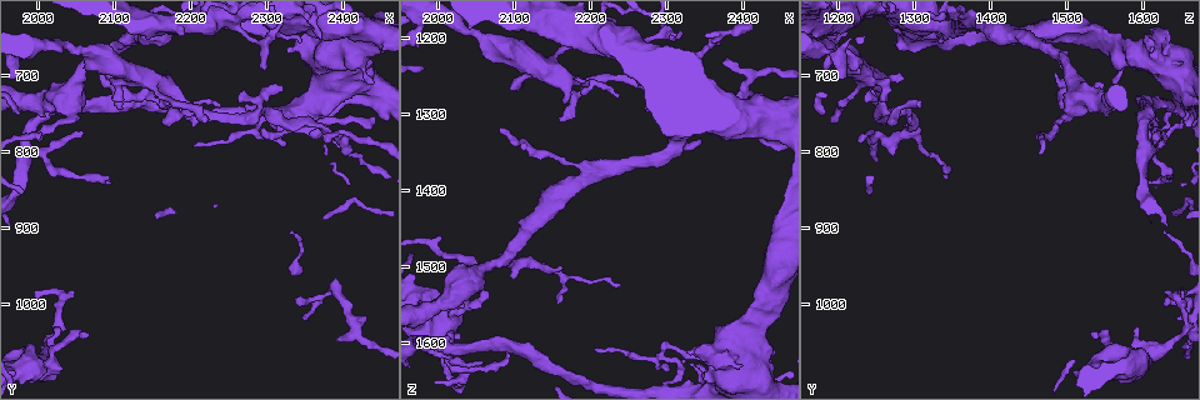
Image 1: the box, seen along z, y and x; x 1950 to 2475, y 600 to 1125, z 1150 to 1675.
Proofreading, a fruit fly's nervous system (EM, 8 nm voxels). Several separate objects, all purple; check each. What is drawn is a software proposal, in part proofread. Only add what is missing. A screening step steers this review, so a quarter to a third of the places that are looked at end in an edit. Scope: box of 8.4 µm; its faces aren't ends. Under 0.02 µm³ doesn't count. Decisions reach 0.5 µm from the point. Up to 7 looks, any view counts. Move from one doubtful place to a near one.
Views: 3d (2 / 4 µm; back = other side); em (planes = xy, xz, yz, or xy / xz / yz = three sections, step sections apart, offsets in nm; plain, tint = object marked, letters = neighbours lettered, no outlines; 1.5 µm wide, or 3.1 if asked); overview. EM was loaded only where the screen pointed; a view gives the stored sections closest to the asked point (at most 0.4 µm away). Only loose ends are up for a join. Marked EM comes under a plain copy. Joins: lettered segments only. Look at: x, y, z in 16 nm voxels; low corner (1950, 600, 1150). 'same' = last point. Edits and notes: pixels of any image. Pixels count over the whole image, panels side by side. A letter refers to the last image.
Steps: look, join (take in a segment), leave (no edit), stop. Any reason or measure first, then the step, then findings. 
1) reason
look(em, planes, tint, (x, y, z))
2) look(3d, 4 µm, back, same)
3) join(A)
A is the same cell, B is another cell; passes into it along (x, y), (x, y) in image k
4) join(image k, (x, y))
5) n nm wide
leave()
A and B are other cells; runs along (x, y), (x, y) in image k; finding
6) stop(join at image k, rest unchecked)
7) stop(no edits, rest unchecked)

thick end
look(3d, 2 µm, (2445, 710, 1565))

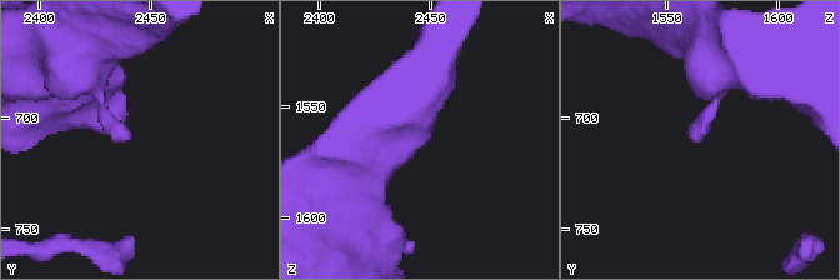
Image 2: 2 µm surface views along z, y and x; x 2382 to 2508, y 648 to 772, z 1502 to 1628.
look(em, planes, letters, (2442, 709, 1561))

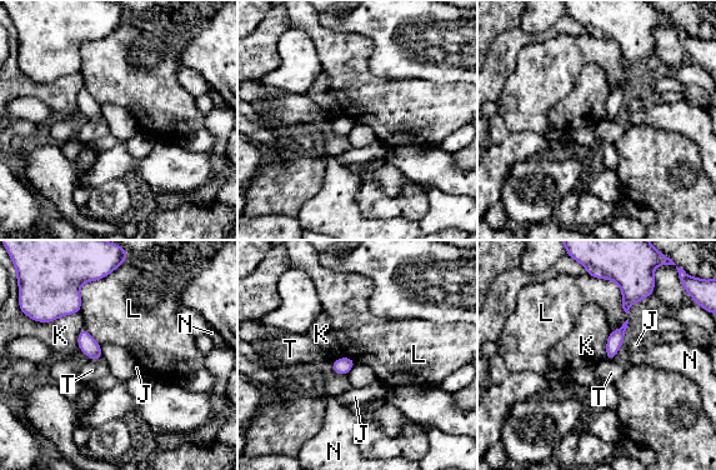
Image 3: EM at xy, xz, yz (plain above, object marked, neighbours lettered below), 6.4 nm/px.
leave()
J, K, L, N and T are other cells; none of them fits

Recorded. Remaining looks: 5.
thin end
look(3d, 2 µm, back, (2065, 1040, 1535))

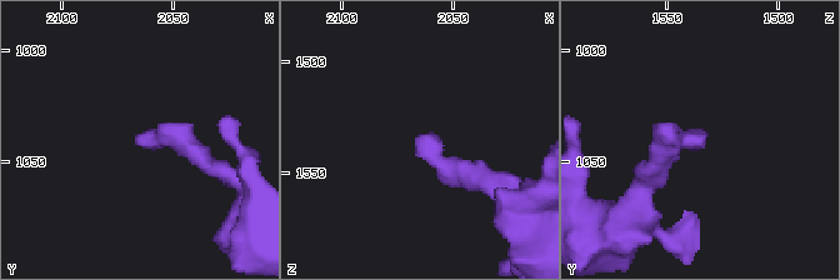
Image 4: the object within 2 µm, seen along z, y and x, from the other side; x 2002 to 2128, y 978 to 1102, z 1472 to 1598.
shape alone is not enough
look(em, yz, step 8, tint, (2066, 1039, 1533))

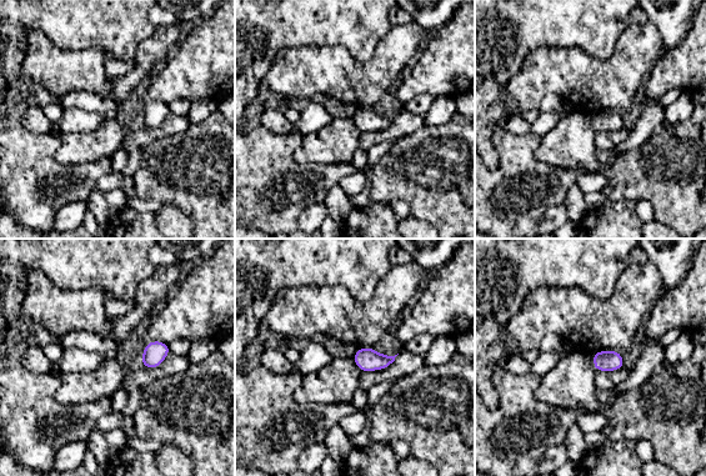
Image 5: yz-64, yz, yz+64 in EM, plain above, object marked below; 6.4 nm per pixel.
look(em, planes, letters, same)

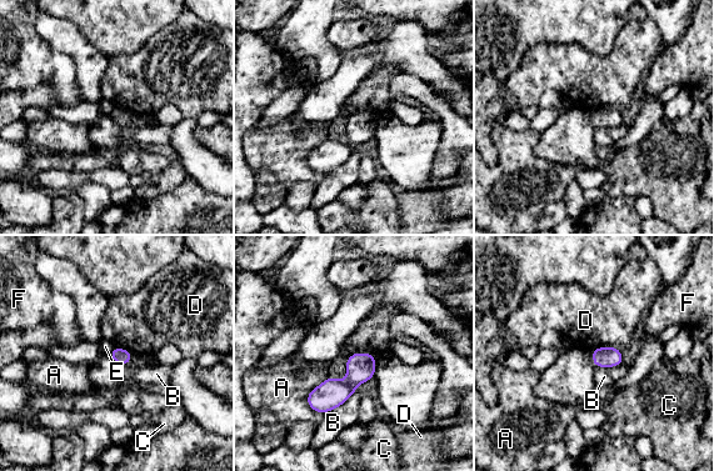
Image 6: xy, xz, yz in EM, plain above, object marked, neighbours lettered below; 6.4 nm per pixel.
100 nm wide
leave()
A, B, C, D, E and F are other cells; border along (619, 347), (597, 346), (590, 351) in image 6; no lettered segment goes on from it

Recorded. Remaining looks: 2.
an open end
look(3d, 4 µm, (2170, 700, 1285))

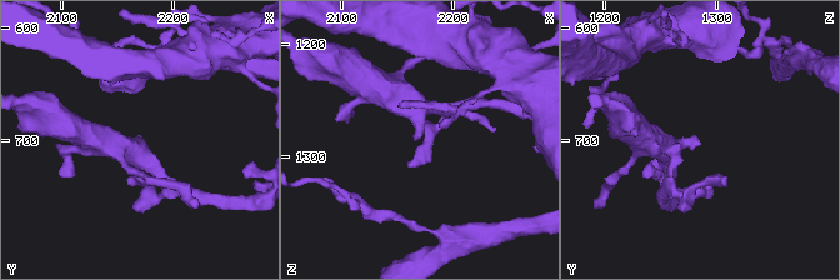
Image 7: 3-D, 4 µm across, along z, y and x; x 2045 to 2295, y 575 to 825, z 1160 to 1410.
arms of 220, 360 nm
look(em, planes, letters, (2170, 696, 1284))

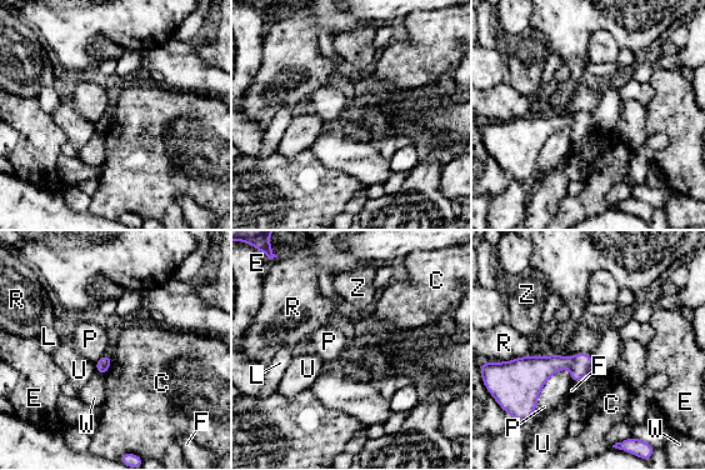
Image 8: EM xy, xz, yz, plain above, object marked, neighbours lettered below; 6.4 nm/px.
leave()
C, E, F, L, P, R, U, W and Z are other cells; border along (113, 356), (109, 371), (105, 375) in image 8; no lettered segment goes on from it

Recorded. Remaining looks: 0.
stop(no edits, rest unchecked)

